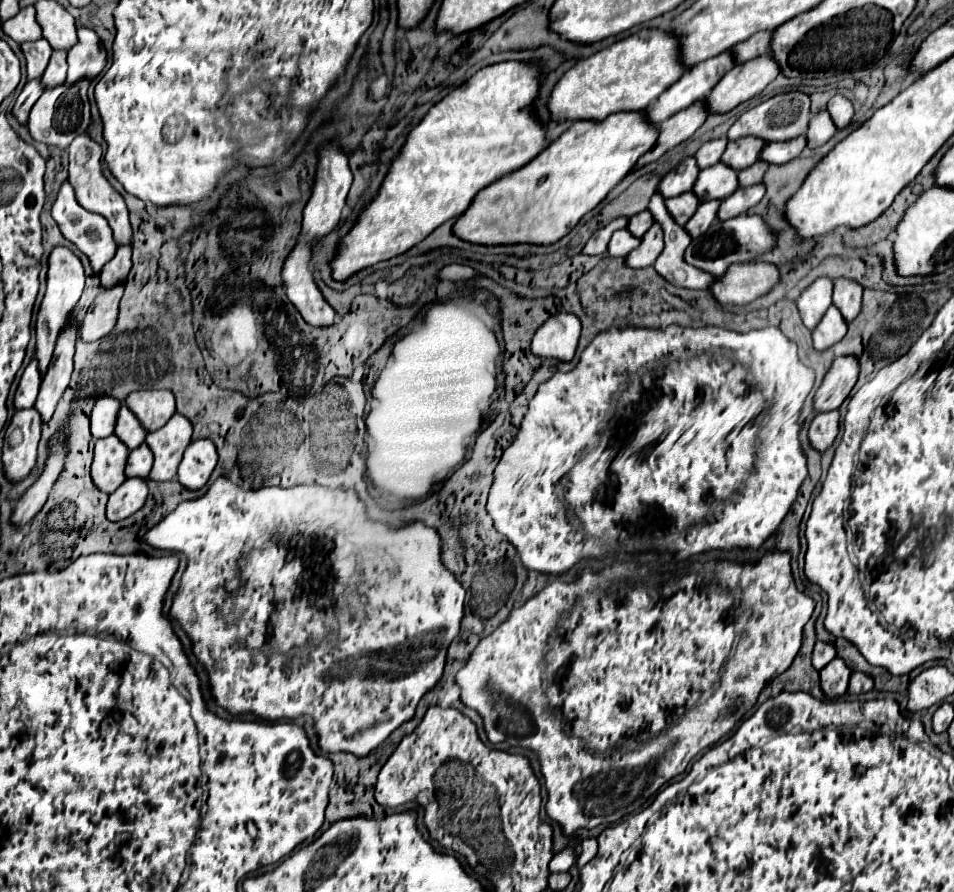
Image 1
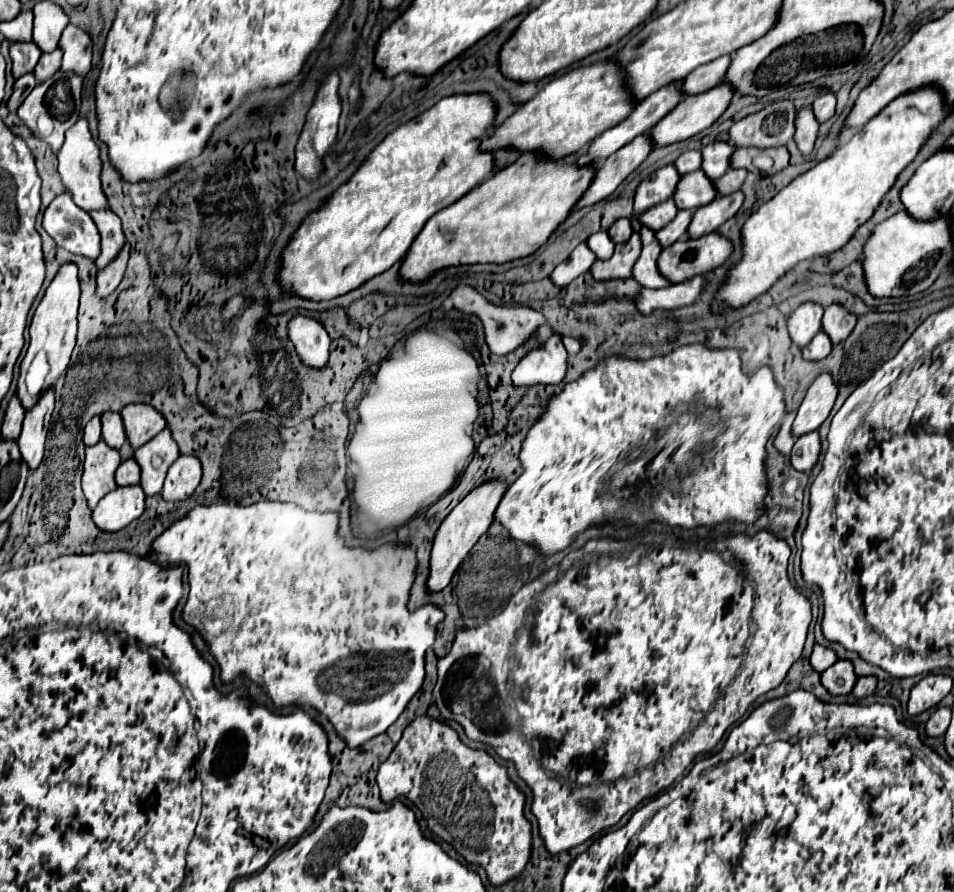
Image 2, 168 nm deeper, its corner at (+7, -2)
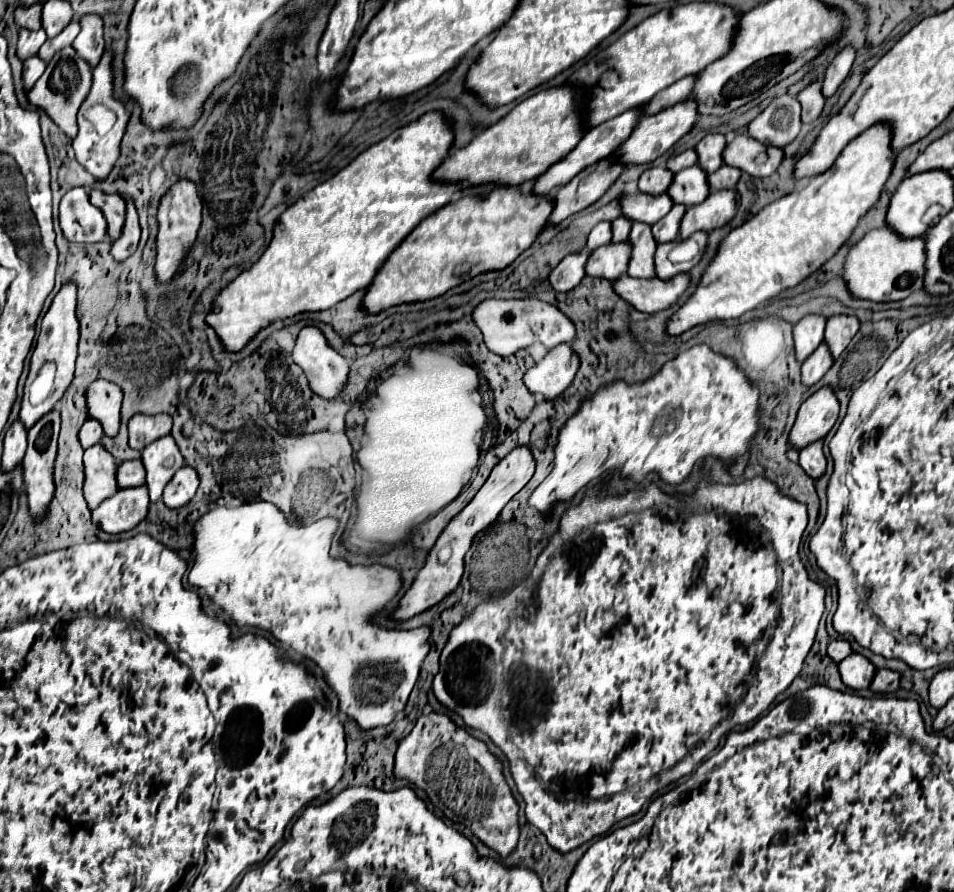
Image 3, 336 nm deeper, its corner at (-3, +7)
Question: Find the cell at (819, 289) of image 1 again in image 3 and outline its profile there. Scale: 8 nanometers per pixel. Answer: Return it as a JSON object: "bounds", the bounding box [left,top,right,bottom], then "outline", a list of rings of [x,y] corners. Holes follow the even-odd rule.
{"bounds":[794,315,826,363],"outline":[[[818,315],[804,317],[800,323],[794,327],[794,351],[796,351],[796,361],[804,363],[822,343],[824,339],[824,325],[826,319]]]}

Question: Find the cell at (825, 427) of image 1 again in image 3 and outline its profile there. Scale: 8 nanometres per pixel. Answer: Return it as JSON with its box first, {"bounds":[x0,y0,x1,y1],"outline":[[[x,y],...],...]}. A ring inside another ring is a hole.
{"bounds":[800,441,826,479],"outline":[[[816,441],[814,445],[808,445],[800,451],[800,467],[806,471],[808,477],[820,479],[826,471],[826,457],[822,453],[822,441]]]}

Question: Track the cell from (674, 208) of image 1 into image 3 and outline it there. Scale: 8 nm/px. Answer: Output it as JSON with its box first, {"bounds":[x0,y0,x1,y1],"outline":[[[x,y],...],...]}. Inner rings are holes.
{"bounds":[618,193,672,225],"outline":[[[634,193],[634,195],[622,195],[618,199],[622,215],[628,217],[630,221],[640,221],[654,225],[660,221],[670,209],[672,209],[672,199],[668,195],[646,195],[646,193]]]}

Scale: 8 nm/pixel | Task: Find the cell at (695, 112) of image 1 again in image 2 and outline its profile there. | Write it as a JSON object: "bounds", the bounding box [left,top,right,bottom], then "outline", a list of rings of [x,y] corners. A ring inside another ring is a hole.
{"bounds":[576,134,654,208],"outline":[[[642,134],[642,136],[634,138],[630,144],[622,146],[618,152],[614,152],[604,162],[600,162],[598,174],[596,174],[592,186],[584,192],[584,196],[580,198],[576,208],[596,204],[602,198],[610,196],[626,180],[626,176],[632,174],[648,158],[652,148],[654,148],[654,142],[648,138],[648,134]]]}

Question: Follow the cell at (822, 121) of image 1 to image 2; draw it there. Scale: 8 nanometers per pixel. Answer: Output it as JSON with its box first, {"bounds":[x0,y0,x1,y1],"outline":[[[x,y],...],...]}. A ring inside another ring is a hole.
{"bounds":[794,108,818,154],"outline":[[[800,108],[796,116],[796,134],[794,140],[802,154],[810,154],[814,150],[814,142],[818,138],[818,122],[814,118],[814,112],[810,108]]]}

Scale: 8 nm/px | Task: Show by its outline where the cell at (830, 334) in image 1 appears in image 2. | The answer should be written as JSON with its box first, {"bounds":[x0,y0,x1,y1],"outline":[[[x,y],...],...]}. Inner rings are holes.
{"bounds":[802,330,832,360],"outline":[[[820,330],[820,332],[812,338],[812,342],[802,348],[802,356],[804,356],[806,360],[822,360],[822,358],[826,358],[826,356],[830,354],[830,350],[832,350],[830,338],[826,338],[826,332]]]}

